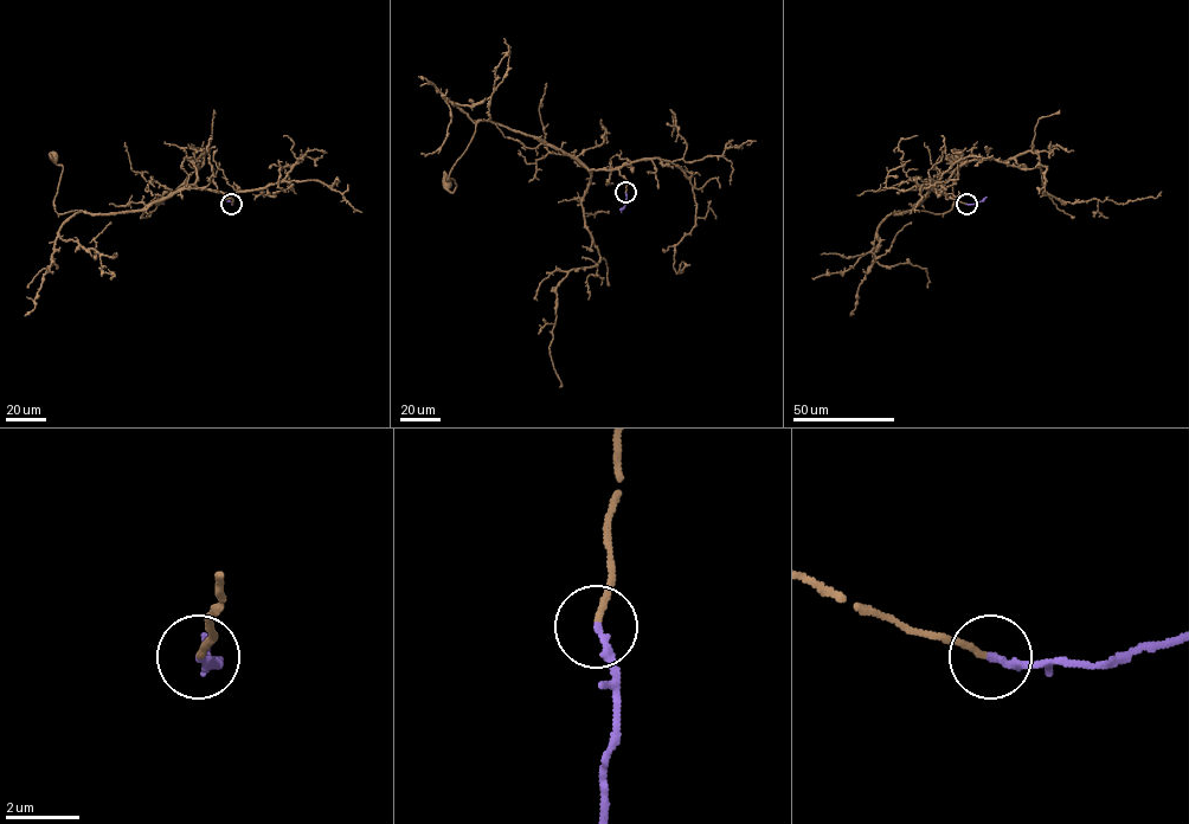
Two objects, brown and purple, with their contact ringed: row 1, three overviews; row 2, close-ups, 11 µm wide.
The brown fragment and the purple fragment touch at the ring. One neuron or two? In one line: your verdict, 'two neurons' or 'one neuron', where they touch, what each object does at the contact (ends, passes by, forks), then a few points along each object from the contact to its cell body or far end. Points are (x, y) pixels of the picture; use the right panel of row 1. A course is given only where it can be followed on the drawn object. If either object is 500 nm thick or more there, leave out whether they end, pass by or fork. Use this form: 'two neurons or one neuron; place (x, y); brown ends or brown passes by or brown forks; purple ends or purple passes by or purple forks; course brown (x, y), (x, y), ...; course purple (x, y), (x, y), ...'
one neuron; place (966, 204); brown ends; purple ends; course brown (966, 204), (937, 185), (912, 210), (894, 213), (949, 211), (953, 178), (966, 165), (959, 156); course purple (966, 204), (987, 197)

